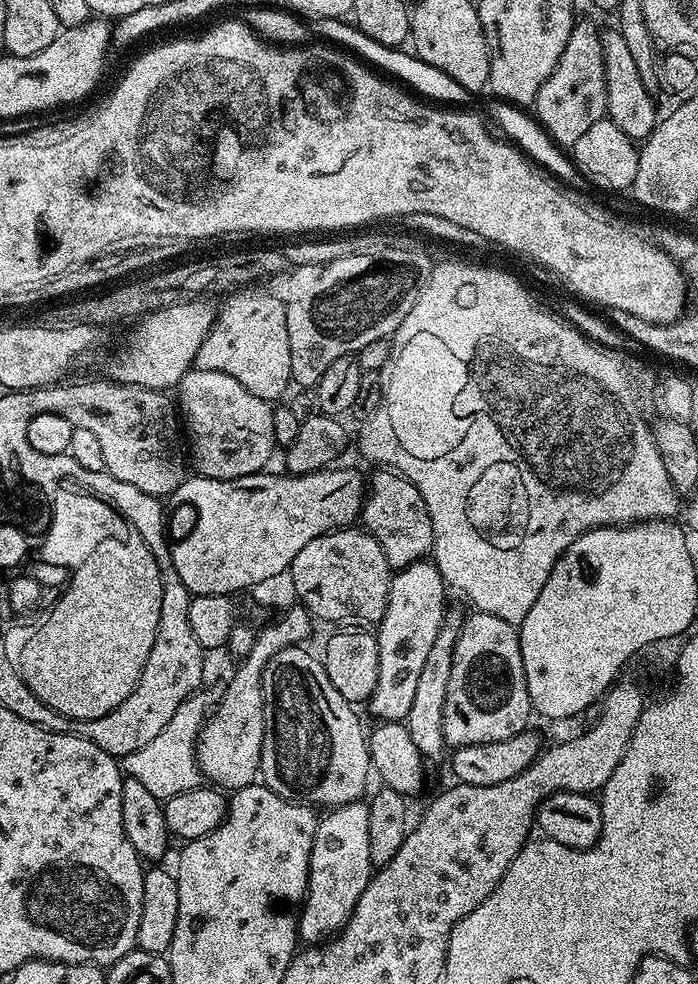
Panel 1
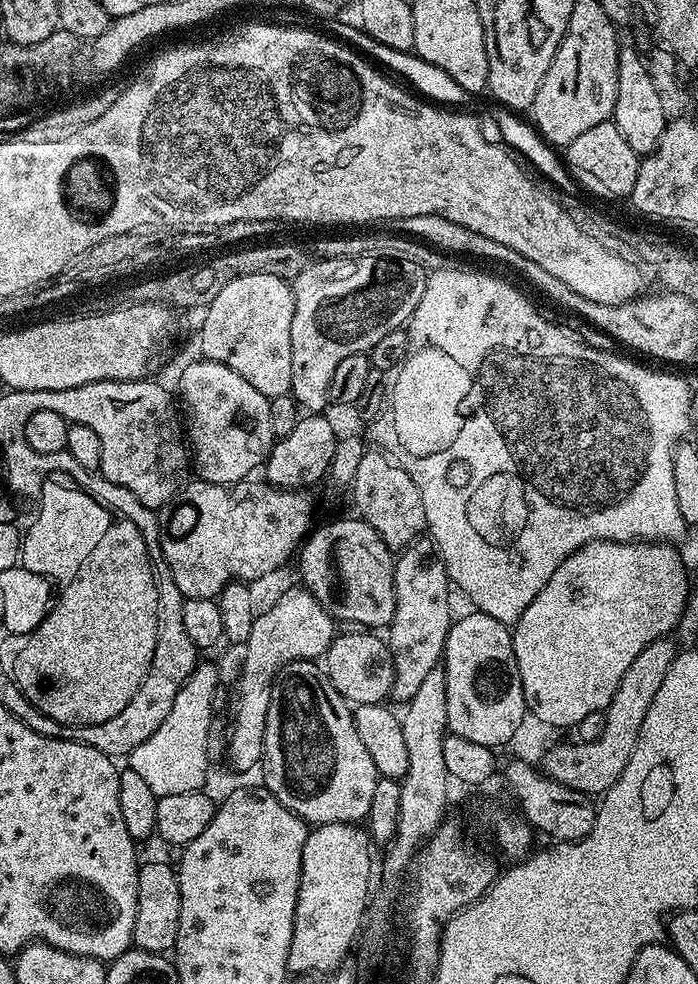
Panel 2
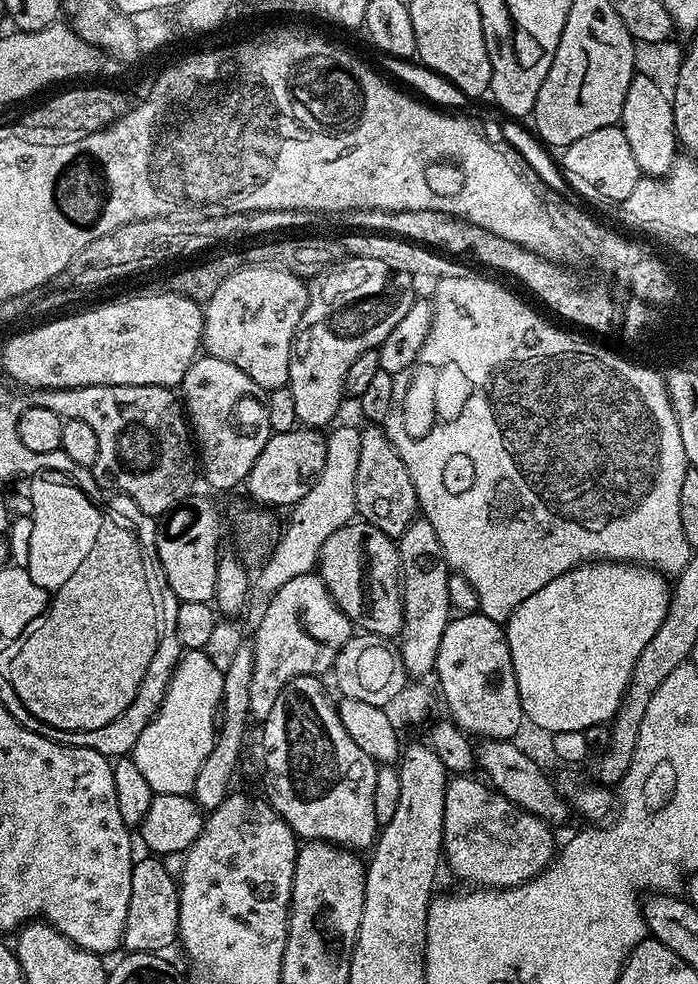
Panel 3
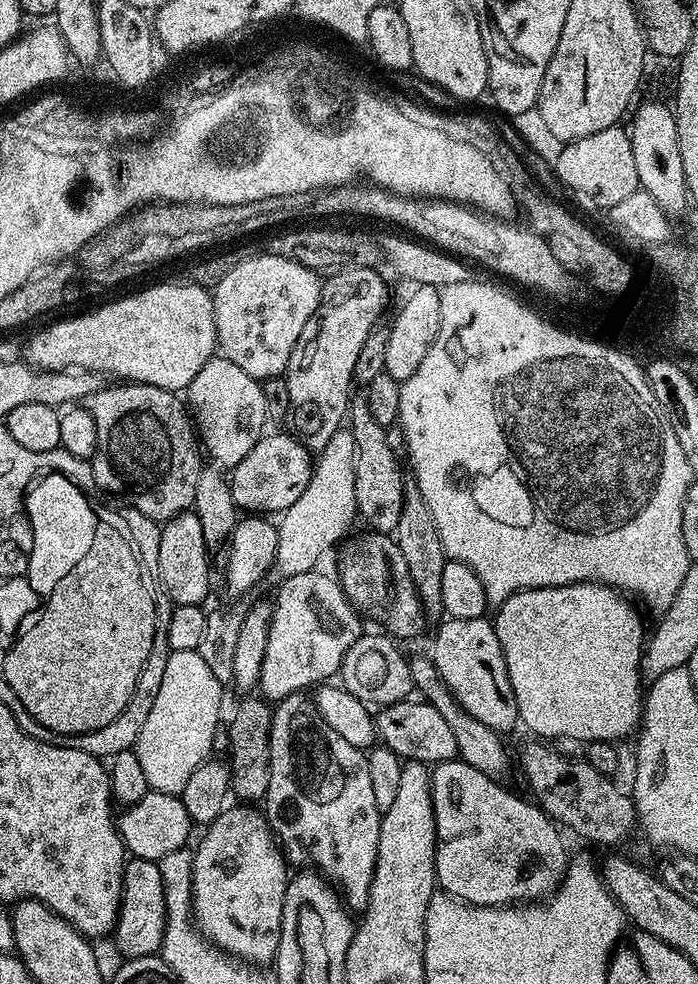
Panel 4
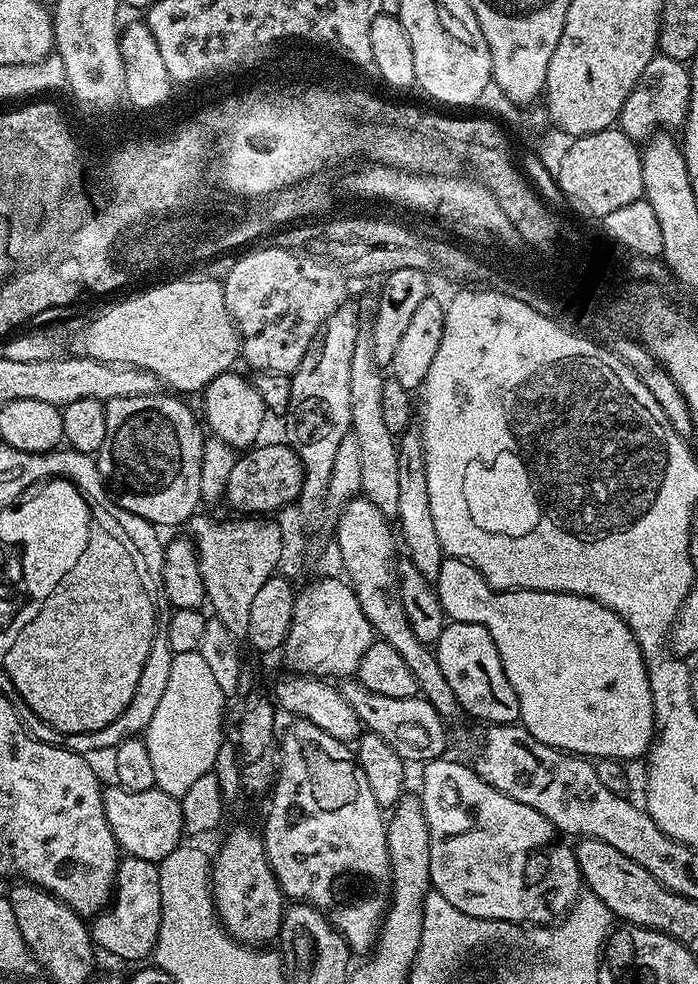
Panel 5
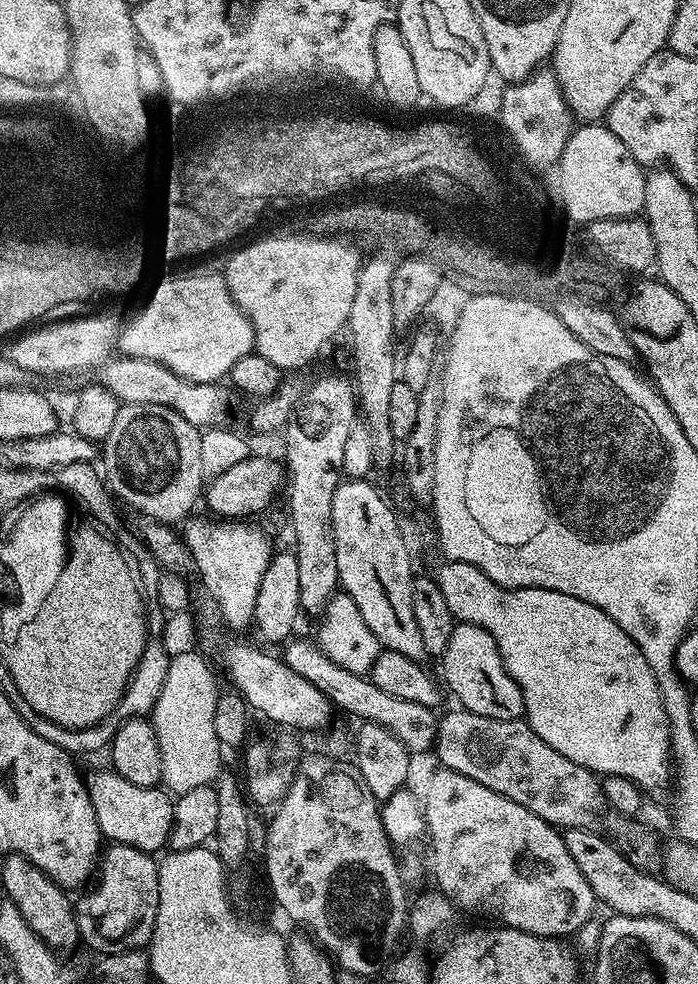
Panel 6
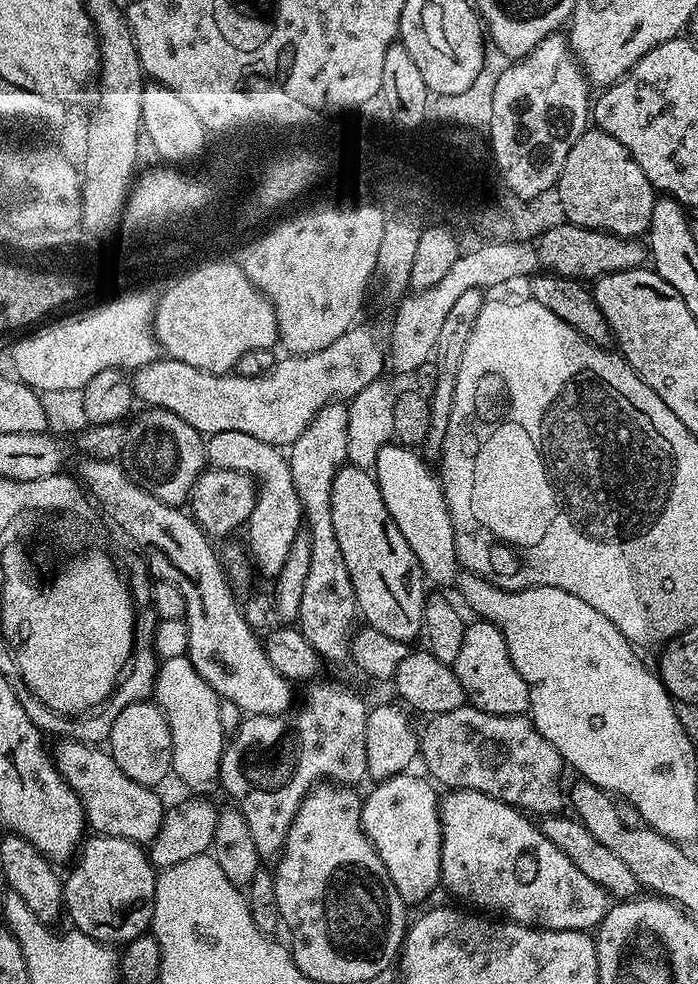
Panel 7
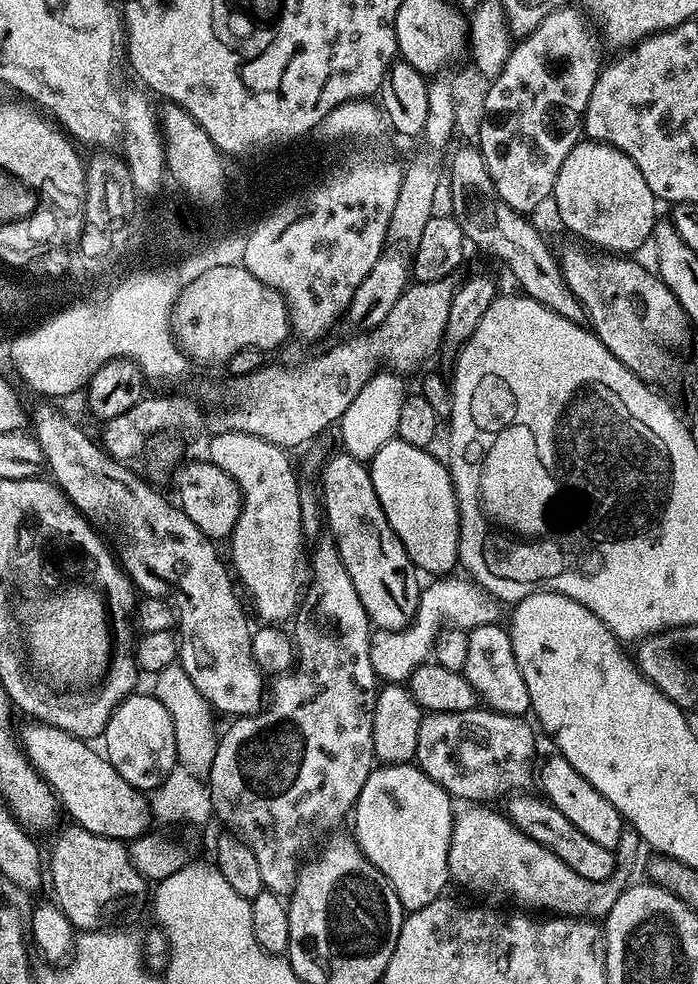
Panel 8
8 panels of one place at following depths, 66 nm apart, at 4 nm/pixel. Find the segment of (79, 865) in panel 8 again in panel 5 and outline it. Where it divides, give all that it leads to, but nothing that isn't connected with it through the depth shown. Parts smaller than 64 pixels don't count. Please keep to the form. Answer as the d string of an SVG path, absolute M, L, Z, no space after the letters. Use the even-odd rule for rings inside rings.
M125 855L123 859L121 859L120 865L118 866L118 870L116 871L116 887L113 888L112 890L112 899L108 907L105 908L103 912L99 913L99 915L97 915L95 919L91 921L90 931L92 934L93 945L95 945L95 947L99 949L99 951L101 948L102 951L109 952L110 955L117 956L117 958L120 960L140 960L136 962L147 961L144 959L146 959L147 956L149 959L149 957L151 957L153 953L155 953L156 951L158 926L160 925L161 922L162 922L162 882L160 881L159 867L157 867L157 865L155 864L150 863L149 860L147 860L146 858L134 858L133 856Z

